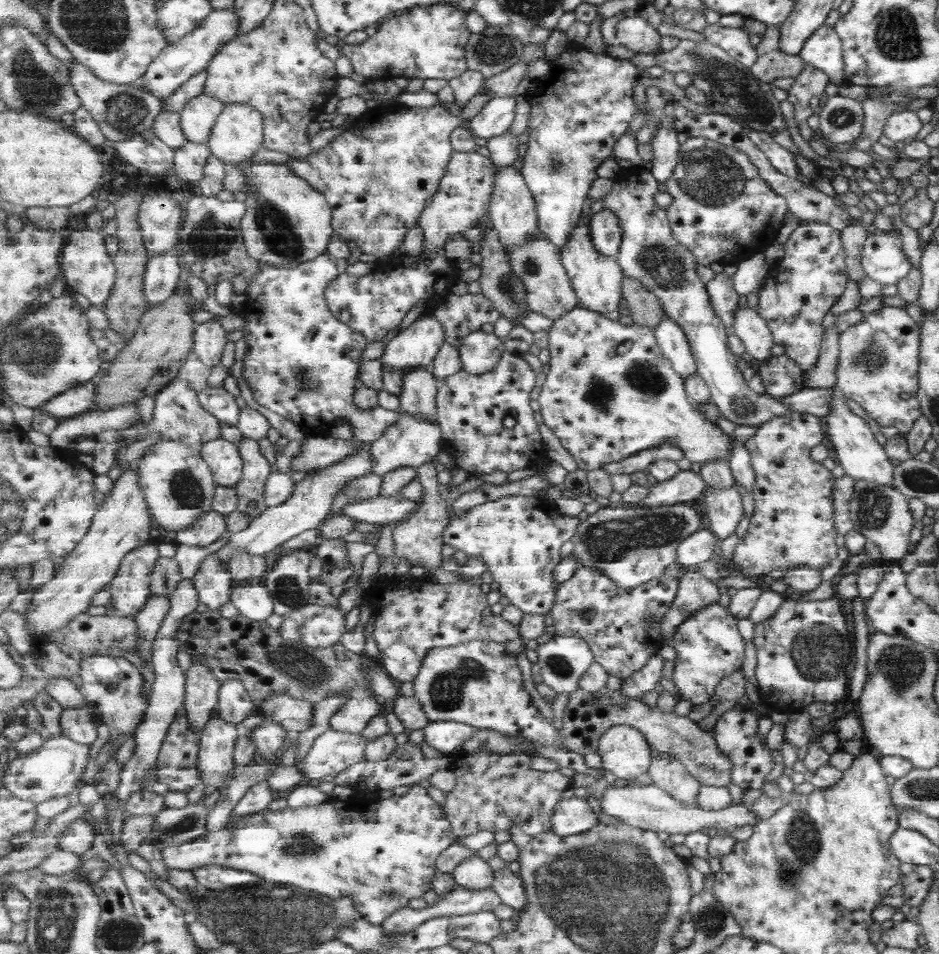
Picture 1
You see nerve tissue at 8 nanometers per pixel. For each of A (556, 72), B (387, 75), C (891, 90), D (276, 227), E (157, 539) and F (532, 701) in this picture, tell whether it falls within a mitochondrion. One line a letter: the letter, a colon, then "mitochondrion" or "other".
A: other
B: other
C: other
D: mitochondrion
E: other
F: other

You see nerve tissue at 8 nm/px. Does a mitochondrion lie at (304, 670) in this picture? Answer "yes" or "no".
yes

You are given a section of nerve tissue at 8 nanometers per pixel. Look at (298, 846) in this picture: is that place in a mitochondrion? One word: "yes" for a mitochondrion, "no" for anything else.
yes

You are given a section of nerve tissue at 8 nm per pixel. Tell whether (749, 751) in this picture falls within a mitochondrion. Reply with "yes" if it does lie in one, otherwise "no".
no

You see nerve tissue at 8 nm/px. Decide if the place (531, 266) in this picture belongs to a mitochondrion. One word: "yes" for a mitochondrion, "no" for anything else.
yes

